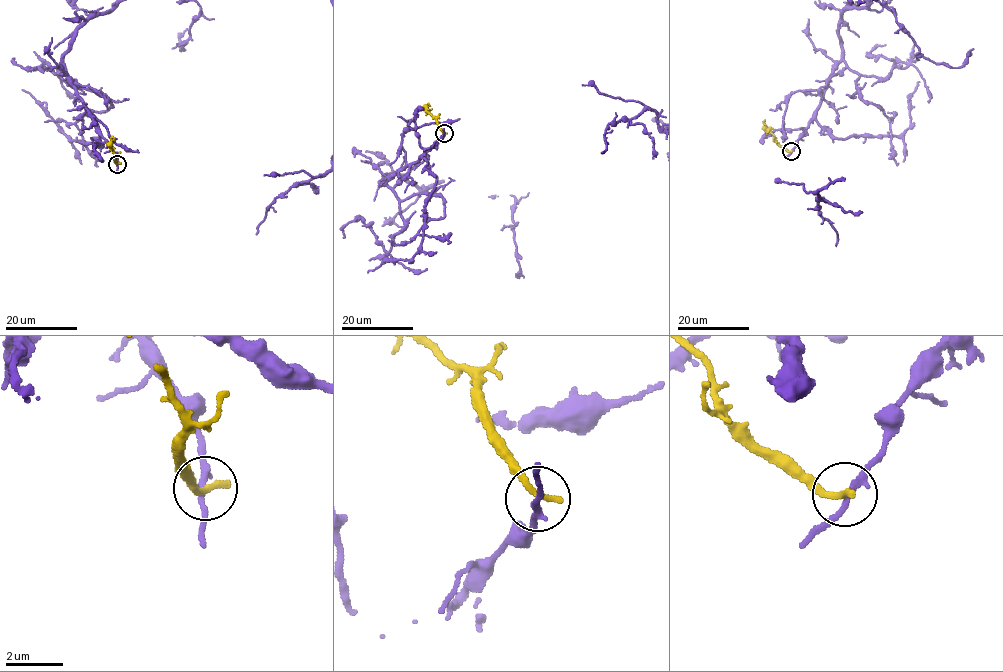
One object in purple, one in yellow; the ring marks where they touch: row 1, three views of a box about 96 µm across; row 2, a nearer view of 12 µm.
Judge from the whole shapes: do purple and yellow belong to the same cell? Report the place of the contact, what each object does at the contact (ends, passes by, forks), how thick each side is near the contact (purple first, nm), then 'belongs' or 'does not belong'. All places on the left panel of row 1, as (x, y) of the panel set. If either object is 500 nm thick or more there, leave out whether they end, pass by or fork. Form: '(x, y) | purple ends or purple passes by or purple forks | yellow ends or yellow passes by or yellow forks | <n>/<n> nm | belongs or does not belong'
(117, 164) | purple passes by | yellow ends | 240/300 nm | does not belong

